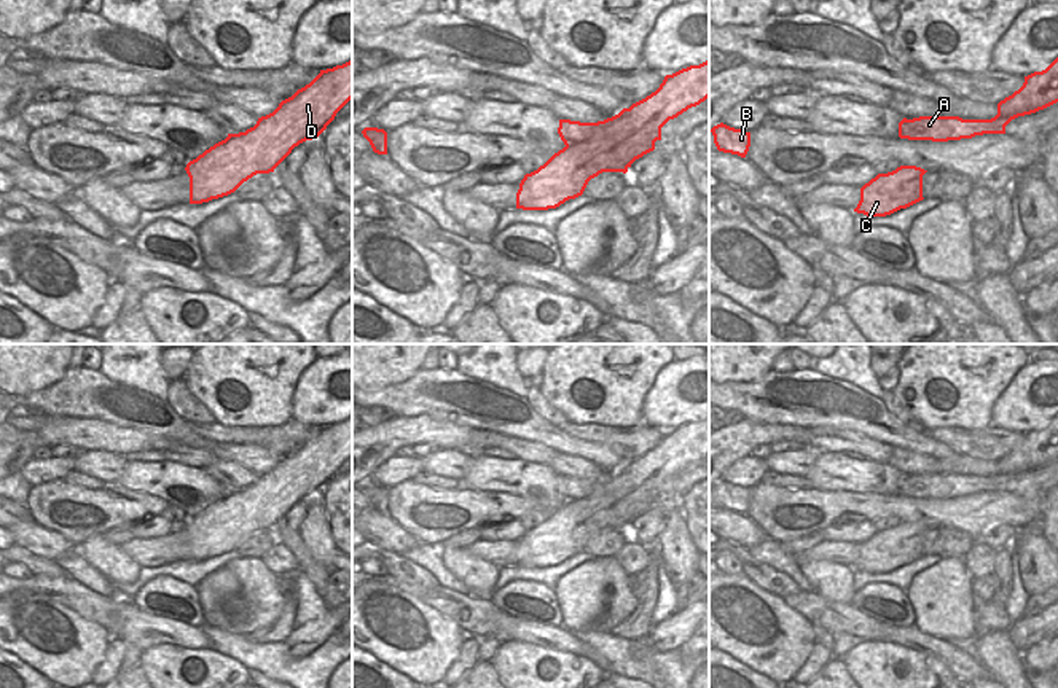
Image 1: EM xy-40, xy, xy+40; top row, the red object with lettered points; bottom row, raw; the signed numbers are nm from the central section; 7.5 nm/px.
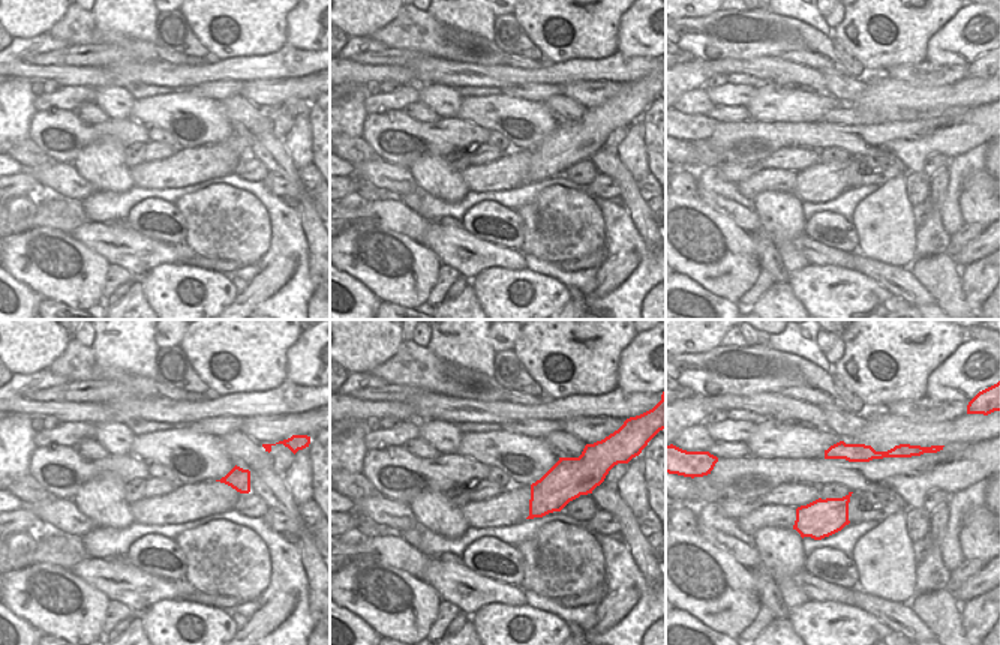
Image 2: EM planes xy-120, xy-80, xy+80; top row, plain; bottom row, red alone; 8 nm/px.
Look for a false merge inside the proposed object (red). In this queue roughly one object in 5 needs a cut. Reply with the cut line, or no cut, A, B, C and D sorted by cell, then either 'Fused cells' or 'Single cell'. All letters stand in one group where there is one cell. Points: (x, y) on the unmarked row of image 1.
Split along xy (611, 475), (587, 496), (572, 497), (566, 502). Groups: A B / C D. Fused cells

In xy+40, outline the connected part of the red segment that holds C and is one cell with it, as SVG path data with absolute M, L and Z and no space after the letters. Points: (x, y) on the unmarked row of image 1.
M900 522L878 530L860 545L860 557L854 569L867 573L886 573L923 557L923 532L916 522Z

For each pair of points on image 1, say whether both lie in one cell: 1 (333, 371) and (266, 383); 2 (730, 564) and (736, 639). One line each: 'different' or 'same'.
1: different
2: different

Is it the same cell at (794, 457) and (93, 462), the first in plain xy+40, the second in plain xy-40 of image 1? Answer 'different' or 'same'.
same

